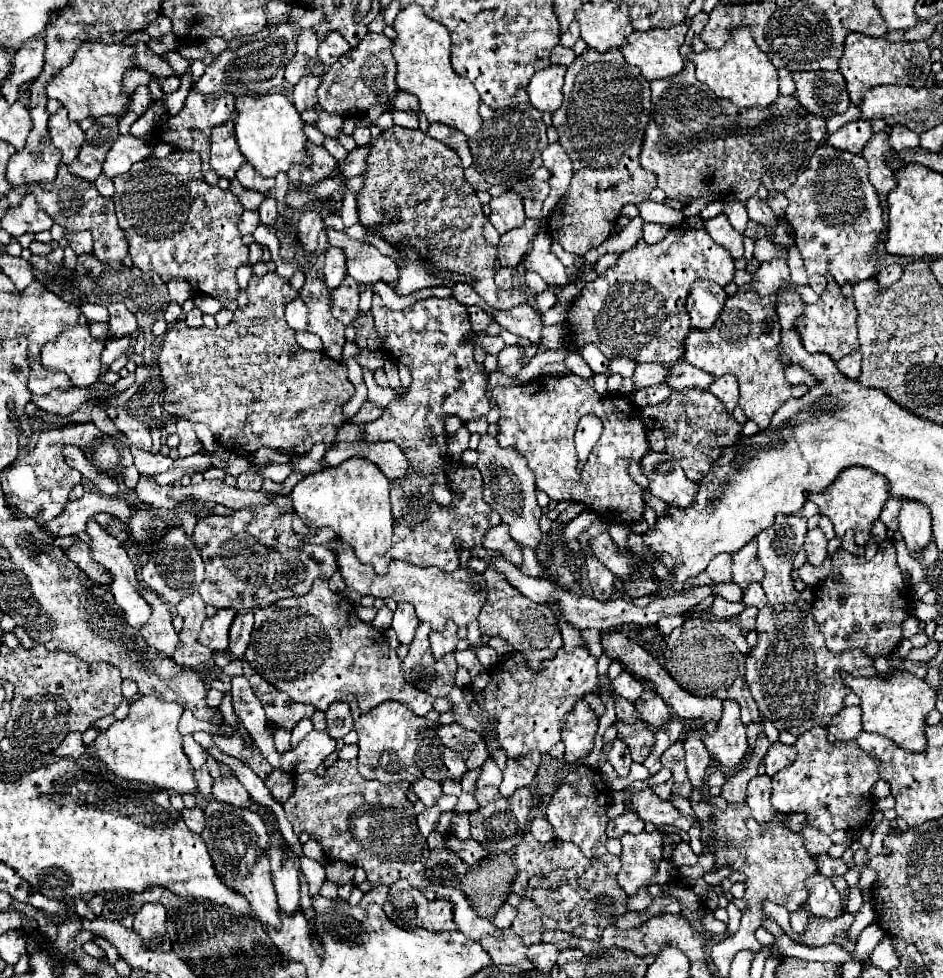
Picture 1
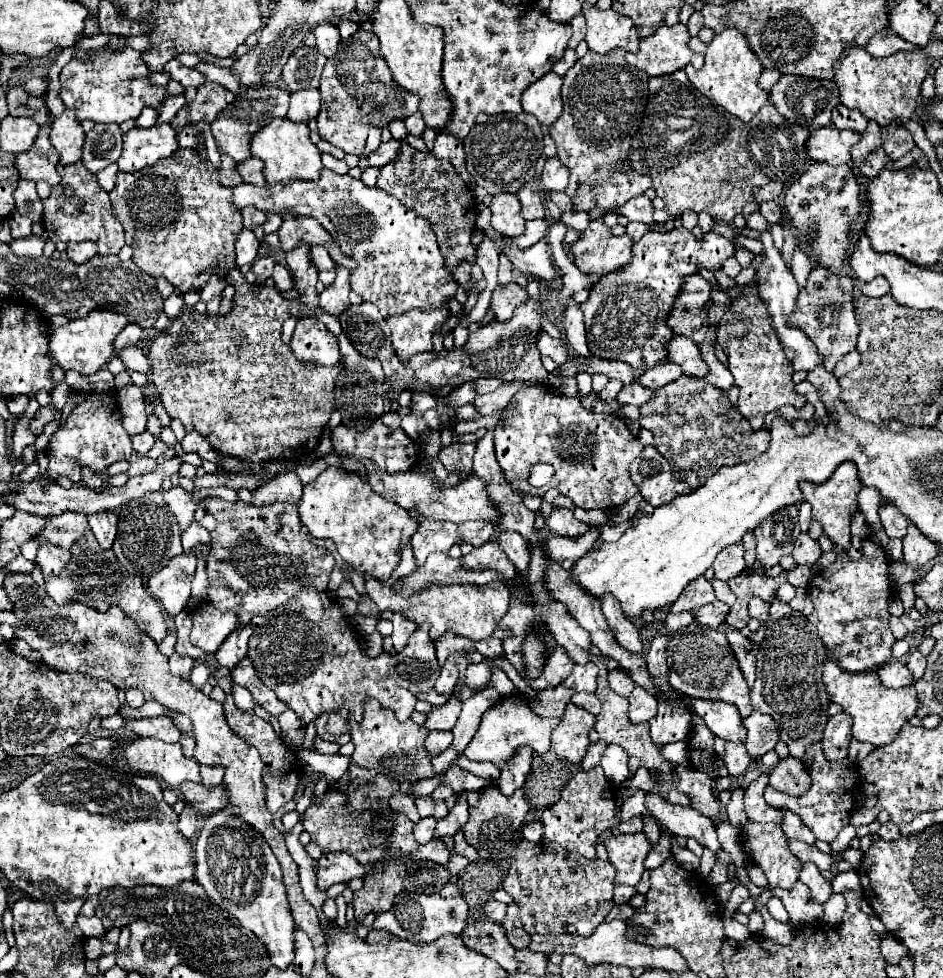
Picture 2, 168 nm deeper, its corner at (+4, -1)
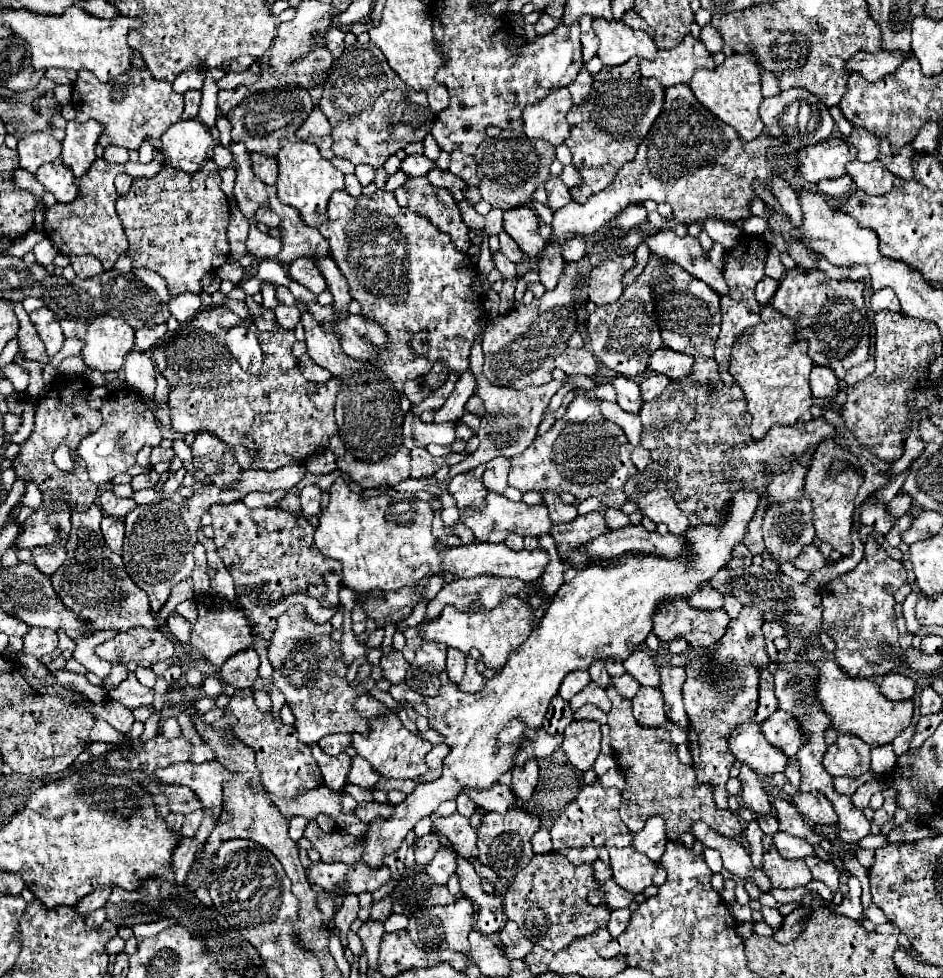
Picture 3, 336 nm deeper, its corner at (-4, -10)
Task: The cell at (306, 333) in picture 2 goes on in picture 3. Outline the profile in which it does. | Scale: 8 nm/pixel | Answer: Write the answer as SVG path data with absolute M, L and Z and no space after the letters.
M303 354L303 356L299 358L299 370L303 372L305 378L309 378L309 380L315 382L315 384L325 384L325 382L331 380L331 374L329 374L325 368L317 366L315 362L311 362L311 356L309 356L309 354Z

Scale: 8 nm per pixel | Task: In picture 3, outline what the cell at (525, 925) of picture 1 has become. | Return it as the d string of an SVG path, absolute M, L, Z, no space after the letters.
M509 920L509 922L503 926L503 930L499 932L497 942L499 942L499 946L503 946L503 952L507 954L509 960L513 960L513 958L523 958L527 952L533 950L531 940L527 940L527 938L521 934L521 930L515 926L515 922L511 922L511 920Z

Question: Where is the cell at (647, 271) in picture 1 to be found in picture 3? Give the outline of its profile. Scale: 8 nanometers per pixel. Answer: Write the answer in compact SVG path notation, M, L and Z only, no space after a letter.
M651 254L645 272L631 286L625 288L621 298L615 304L599 306L589 316L587 330L589 330L589 338L591 338L591 352L595 354L595 358L603 366L615 370L621 376L627 376L627 378L629 376L631 378L645 376L647 374L647 360L649 360L651 352L661 348L661 334L659 334L659 326L655 322L653 290L651 290L649 282L657 276L665 276L663 260L665 258Z

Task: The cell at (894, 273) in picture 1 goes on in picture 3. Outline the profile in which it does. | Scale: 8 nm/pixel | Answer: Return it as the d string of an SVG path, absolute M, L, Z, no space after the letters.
M887 288L873 292L873 296L871 296L871 306L873 306L875 312L879 312L879 310L901 312L901 306L899 306L899 300L897 300L895 292L893 292L893 290L887 290Z

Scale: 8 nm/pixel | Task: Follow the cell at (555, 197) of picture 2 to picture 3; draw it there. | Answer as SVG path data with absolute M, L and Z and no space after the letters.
M687 84L665 88L665 106L653 122L647 138L639 144L637 158L627 162L615 180L601 192L591 194L585 204L571 202L557 210L553 218L553 234L595 234L599 228L619 216L629 204L647 200L667 202L673 208L673 220L693 224L697 220L721 218L729 222L747 220L751 216L749 202L757 198L751 182L759 178L765 186L769 180L791 180L799 174L797 150L789 144L769 138L765 132L751 140L739 140L737 132L705 110Z

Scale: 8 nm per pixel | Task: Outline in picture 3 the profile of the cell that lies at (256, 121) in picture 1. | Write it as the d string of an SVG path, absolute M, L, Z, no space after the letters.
M283 140L277 160L279 160L277 198L283 204L293 206L301 214L301 218L307 226L319 228L323 222L327 222L327 202L329 202L331 194L335 190L345 188L343 172L335 170L333 164L319 154L319 148L315 144L307 144L307 142Z

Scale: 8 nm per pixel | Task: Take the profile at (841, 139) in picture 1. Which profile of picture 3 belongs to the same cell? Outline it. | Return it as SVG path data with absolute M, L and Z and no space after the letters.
M831 138L797 152L799 172L803 180L811 184L823 178L839 178L845 174L845 164L855 160L855 154L857 150L851 144L843 142L841 138Z

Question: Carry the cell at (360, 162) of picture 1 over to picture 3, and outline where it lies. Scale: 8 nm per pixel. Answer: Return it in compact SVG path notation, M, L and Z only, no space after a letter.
M407 156L401 164L401 170L409 176L427 176L427 172L435 166L433 160L429 160L427 156Z

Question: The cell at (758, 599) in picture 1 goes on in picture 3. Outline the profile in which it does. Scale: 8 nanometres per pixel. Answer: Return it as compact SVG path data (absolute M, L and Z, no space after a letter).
M765 622L763 624L763 634L767 640L775 640L785 636L785 628L781 626L781 622Z

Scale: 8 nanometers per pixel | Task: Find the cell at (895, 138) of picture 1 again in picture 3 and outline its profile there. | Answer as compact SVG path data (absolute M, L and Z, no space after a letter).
M907 144L903 146L903 150L899 150L899 154L891 154L891 152L879 152L879 160L883 162L883 166L895 174L897 178L911 178L913 176L913 170L911 170L911 158L915 156L915 150Z

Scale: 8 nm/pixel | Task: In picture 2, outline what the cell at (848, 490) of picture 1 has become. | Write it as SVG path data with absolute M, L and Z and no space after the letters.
M841 463L835 473L821 485L811 485L807 481L803 481L801 485L803 491L803 499L807 503L811 503L813 507L813 517L823 525L825 535L841 549L849 549L851 547L851 533L849 533L849 525L851 525L851 507L857 503L857 495L863 487L863 483L859 481L859 471L855 469L855 463Z

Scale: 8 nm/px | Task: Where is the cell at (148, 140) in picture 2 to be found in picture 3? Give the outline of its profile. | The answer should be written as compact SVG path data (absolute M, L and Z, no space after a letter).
M191 118L173 124L161 140L167 146L161 154L167 158L169 166L185 172L203 168L205 160L213 158L213 148L219 144L219 140L211 136L209 126Z

